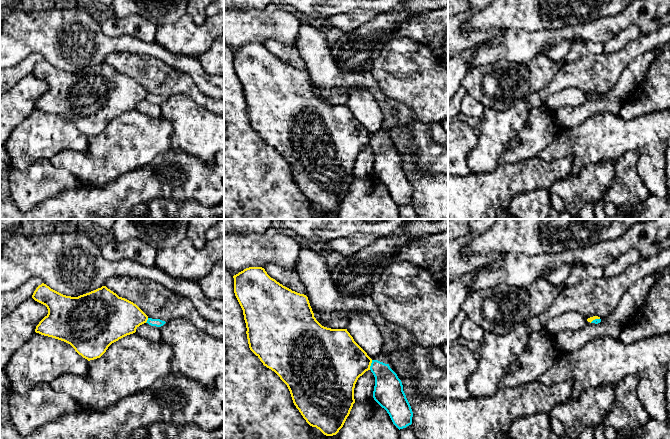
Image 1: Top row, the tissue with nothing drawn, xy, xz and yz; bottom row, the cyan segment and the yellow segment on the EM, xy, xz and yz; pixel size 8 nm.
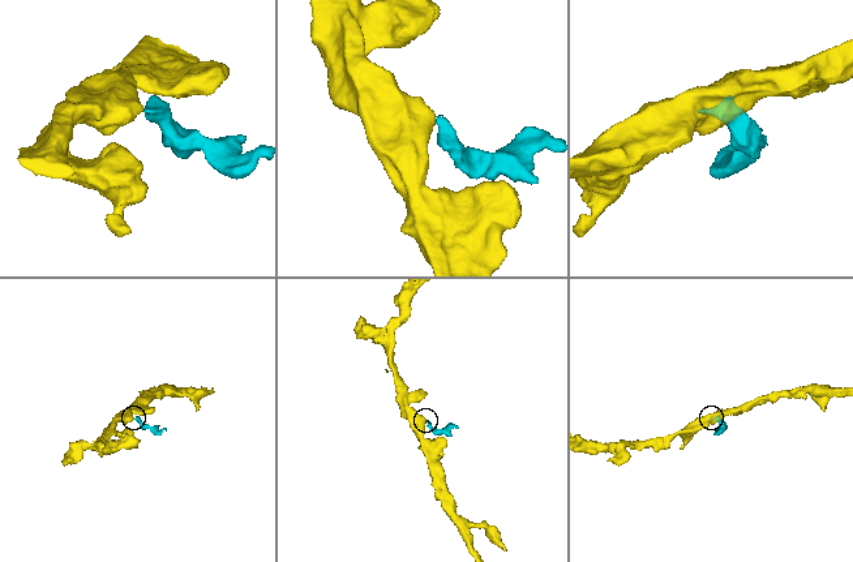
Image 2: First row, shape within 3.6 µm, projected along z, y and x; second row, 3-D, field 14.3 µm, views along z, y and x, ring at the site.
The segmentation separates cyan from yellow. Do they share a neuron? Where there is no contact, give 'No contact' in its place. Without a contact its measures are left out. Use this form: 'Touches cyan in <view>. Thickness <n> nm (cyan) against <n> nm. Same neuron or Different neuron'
Touches cyan in xz. Thickness 240 nm (cyan) against 380 nm. Different neuron

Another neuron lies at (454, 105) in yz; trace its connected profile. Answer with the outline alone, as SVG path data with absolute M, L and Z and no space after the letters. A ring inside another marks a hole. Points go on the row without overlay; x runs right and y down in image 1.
M461 85L448 102L448 119L451 120L461 113L463 97L466 94L465 89Z

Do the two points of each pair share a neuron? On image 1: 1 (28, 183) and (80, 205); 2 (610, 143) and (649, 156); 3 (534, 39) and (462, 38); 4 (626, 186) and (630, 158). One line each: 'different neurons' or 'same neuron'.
1: different neurons
2: same neuron
3: different neurons
4: same neuron

